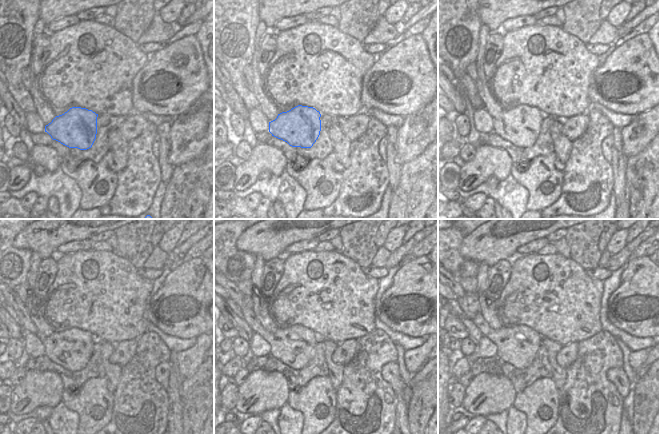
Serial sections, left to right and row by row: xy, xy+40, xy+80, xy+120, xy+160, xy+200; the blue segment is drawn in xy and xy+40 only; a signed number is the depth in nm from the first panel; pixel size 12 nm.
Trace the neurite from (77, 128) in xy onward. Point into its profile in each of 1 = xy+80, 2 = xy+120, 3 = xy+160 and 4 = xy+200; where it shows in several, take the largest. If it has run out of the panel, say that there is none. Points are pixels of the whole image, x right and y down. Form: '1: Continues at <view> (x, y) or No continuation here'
1: Continues at xy+80 (521, 125)
2: Continues at xy+120 (71, 349)
3: Continues at xy+160 (294, 346)
4: Continues at xy+200 (517, 345).

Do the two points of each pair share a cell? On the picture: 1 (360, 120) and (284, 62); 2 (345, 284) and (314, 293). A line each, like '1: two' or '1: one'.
1: two
2: one

